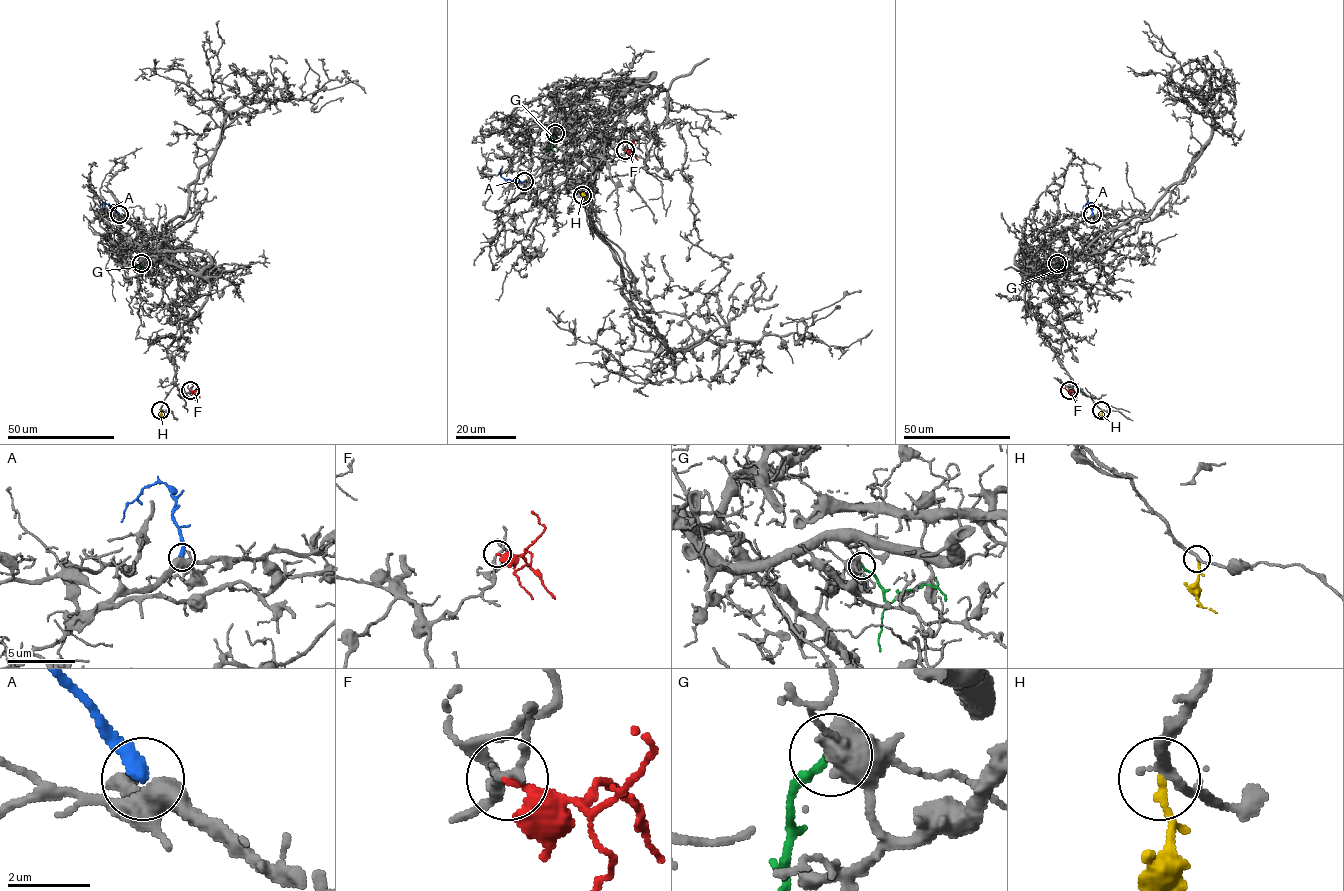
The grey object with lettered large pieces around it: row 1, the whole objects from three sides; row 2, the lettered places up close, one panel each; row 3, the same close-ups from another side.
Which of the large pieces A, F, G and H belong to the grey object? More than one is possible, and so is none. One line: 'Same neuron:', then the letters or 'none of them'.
Same neuron: H

